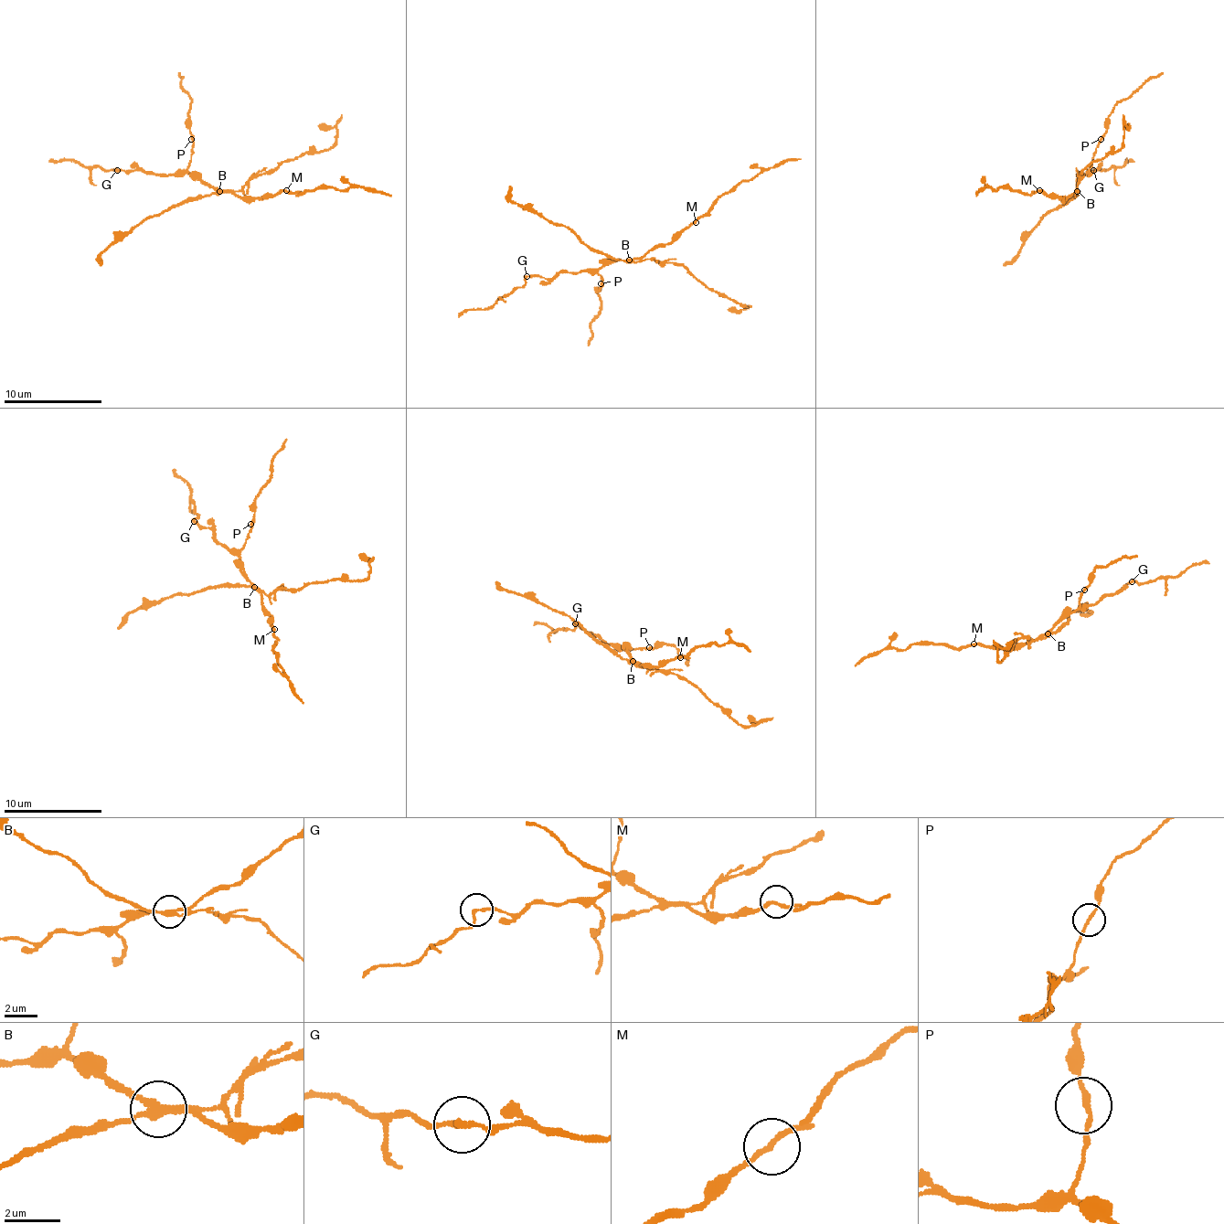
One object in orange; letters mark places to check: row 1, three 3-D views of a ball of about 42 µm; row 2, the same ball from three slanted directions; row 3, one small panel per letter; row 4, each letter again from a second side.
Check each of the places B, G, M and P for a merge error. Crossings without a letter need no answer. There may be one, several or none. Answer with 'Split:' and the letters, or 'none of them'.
Split: B, G

